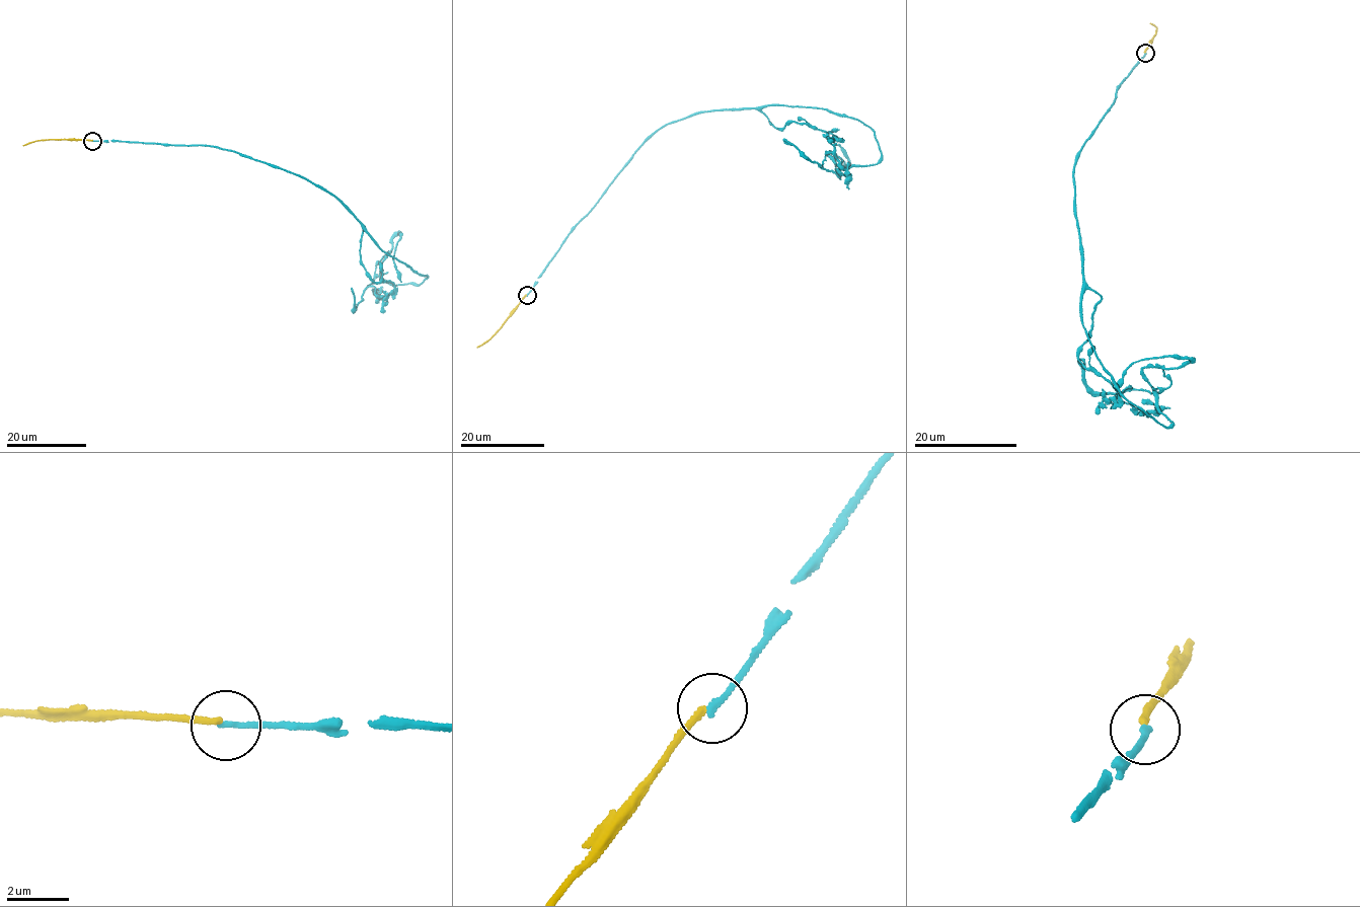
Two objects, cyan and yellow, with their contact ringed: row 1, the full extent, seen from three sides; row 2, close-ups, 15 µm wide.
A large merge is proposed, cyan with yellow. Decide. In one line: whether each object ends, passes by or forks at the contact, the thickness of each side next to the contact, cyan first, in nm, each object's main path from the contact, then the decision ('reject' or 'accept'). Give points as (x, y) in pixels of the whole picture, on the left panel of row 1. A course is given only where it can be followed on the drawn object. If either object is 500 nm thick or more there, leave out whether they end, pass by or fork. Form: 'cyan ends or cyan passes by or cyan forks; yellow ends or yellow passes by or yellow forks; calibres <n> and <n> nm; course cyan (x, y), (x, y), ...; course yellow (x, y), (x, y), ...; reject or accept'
cyan ends; yellow ends; calibres 190 and 190 nm; course cyan (92, 140), (218, 147), (292, 172), (428, 276), (418, 285), (382, 278), (399, 232), (393, 258), (401, 282); course yellow (92, 140), (51, 139), (23, 145); reject

